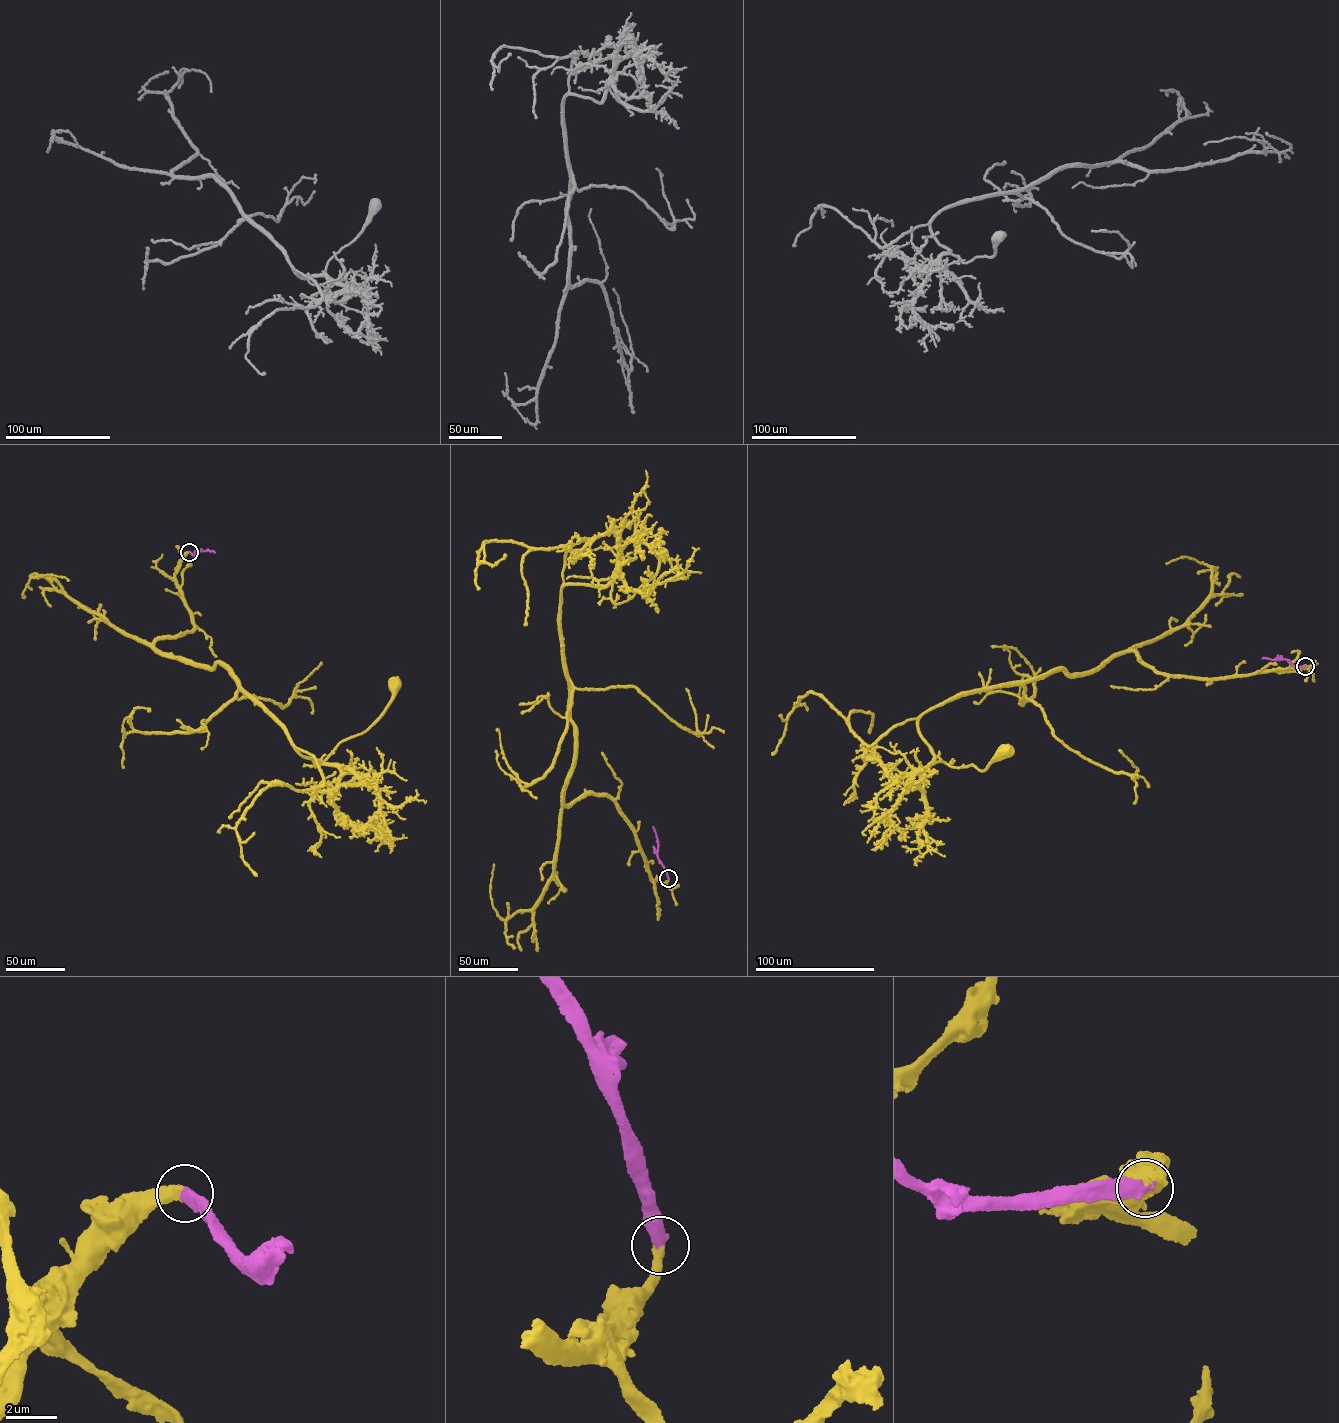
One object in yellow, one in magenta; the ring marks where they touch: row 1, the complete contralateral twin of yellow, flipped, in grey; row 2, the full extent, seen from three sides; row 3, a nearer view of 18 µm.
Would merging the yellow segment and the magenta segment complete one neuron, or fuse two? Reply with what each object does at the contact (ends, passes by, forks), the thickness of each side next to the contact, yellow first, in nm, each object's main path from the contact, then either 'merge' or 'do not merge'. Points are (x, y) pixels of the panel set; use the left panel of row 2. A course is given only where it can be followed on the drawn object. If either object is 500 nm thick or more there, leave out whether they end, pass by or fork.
yellow ends | magenta ends | 440/480 nm | yellow via (189, 551), (175, 576), (195, 627), (154, 646), (218, 663), (315, 766), (396, 683) | magenta via (189, 551), (193, 555), (199, 550), (214, 552) | merge

